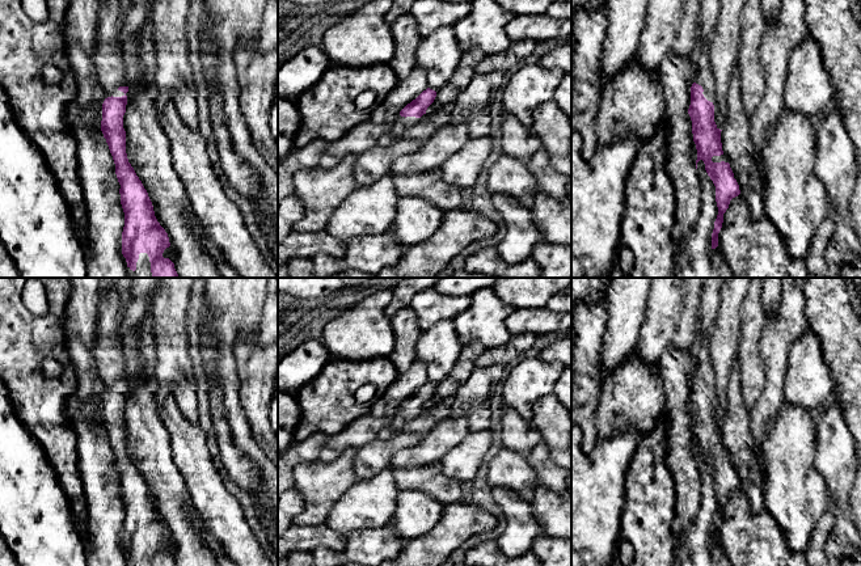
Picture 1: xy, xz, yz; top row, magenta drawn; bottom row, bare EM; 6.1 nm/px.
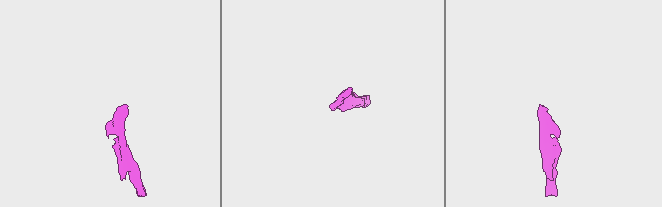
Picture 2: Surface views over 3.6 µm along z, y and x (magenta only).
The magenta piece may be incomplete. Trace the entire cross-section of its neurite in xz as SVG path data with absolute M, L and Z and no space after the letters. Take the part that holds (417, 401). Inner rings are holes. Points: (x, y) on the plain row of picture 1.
M427 381L415 393L408 397L401 405L400 410L393 415L389 426L383 428L377 439L391 439L400 431L408 421L414 419L418 413L426 407L427 401L434 396L436 385Z

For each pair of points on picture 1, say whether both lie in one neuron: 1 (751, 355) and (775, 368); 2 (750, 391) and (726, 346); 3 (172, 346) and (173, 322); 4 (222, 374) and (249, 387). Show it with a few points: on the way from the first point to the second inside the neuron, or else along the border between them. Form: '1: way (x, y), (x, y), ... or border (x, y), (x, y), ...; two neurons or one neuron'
1: border (763, 330), (760, 392); two neurons
2: border (741, 328), (737, 358); two neurons
3: way (172, 341), (172, 328); one neuron
4: border (233, 351), (239, 379), (239, 401), (244, 412); two neurons

